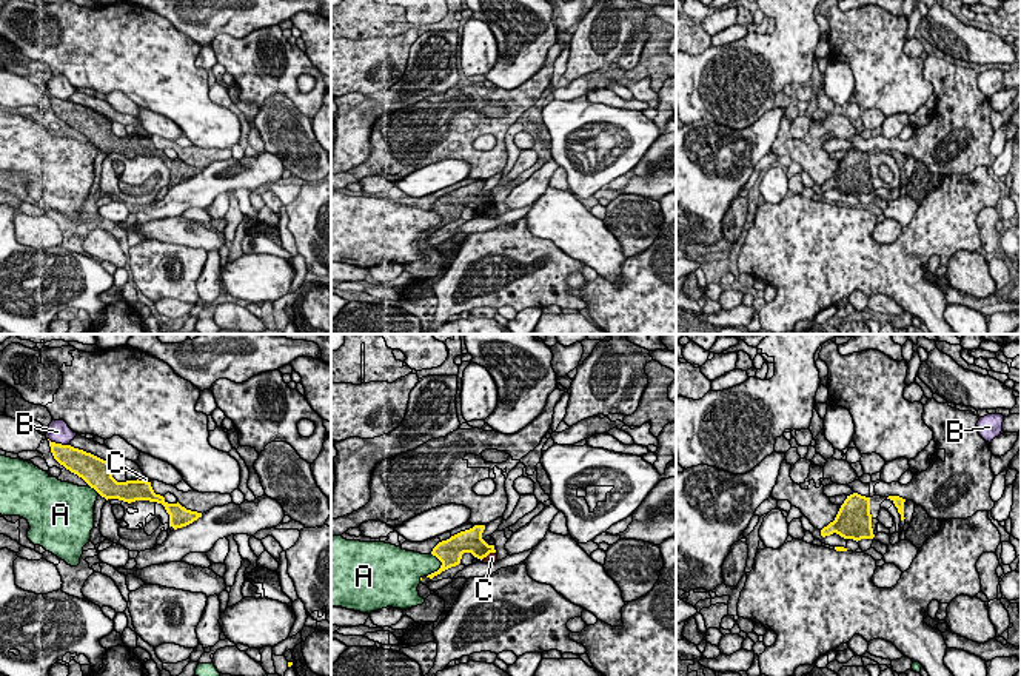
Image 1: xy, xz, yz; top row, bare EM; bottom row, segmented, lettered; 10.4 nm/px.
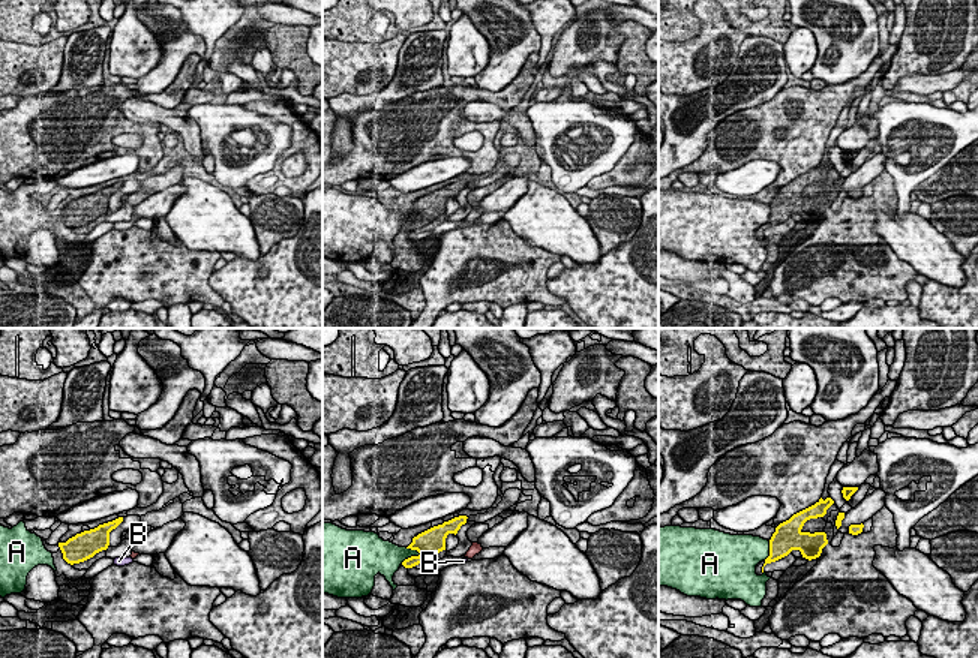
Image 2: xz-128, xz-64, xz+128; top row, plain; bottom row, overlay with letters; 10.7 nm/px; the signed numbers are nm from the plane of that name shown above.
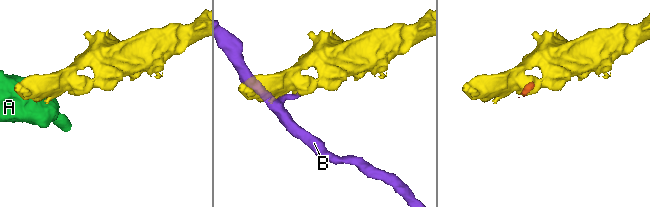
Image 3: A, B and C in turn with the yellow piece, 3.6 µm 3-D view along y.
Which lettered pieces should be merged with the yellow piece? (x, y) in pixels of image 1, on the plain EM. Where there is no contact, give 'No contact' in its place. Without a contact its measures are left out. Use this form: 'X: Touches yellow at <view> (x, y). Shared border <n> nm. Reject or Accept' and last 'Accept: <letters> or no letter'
A: Touches yellow at xz (441, 222). Shared border 260 nm. Reject
B: Touches yellow at xy (59, 99). Shared border 260 nm. Reject
C: Touches yellow at xz (487, 210). Shared border 180 nm. Reject
Accept: no letter

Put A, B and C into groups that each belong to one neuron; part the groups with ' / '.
A / B C

